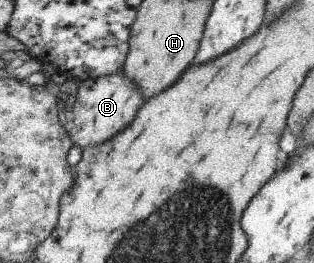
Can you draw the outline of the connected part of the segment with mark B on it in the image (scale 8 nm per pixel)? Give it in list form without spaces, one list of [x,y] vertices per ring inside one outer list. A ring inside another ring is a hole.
[[[120,71],[94,80],[80,81],[74,100],[74,104],[69,108],[71,120],[67,125],[67,135],[72,145],[84,150],[88,146],[96,146],[110,140],[110,137],[118,134],[126,124],[130,124],[143,99],[142,92],[138,92],[134,82],[128,80]]]

